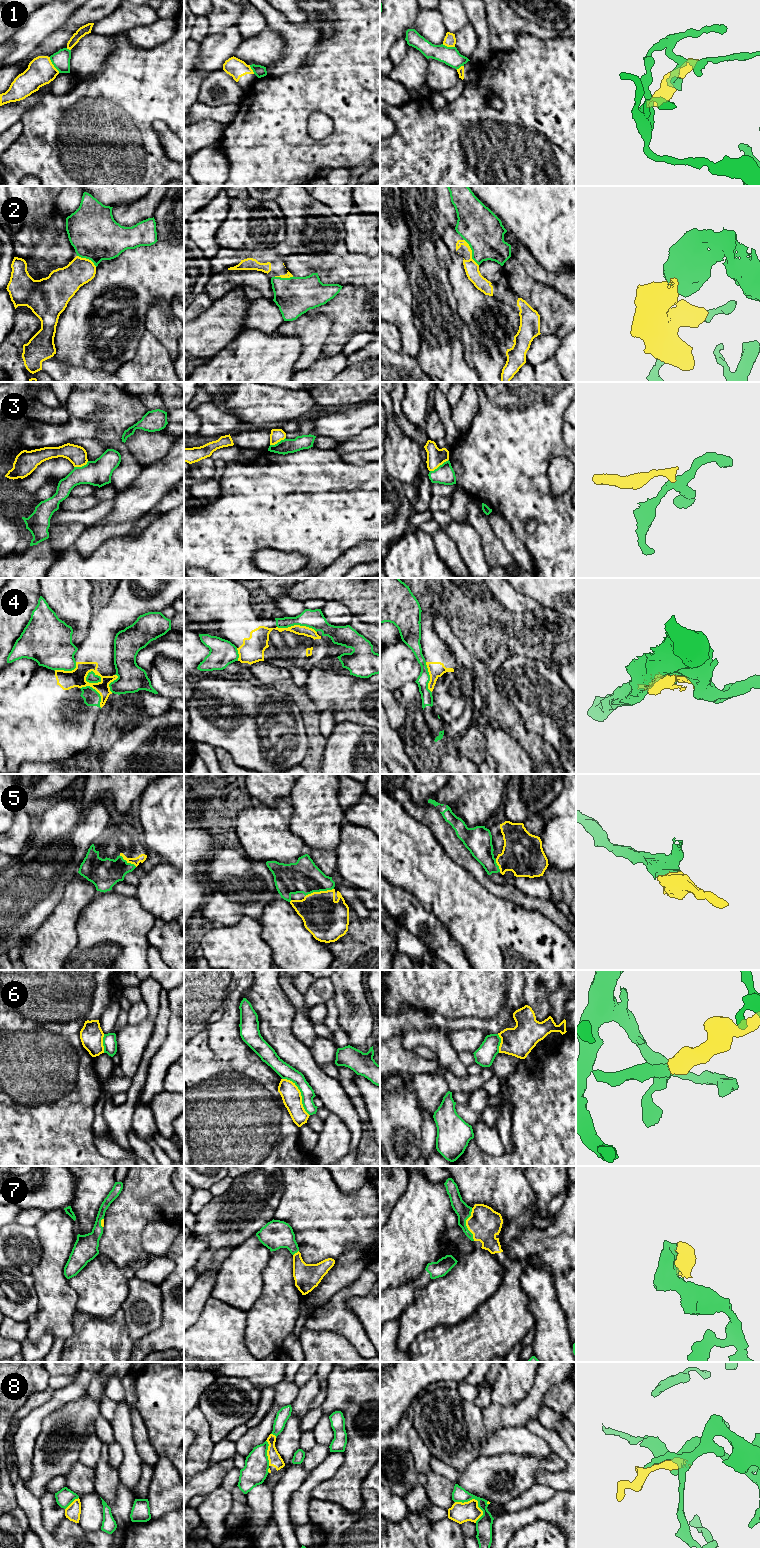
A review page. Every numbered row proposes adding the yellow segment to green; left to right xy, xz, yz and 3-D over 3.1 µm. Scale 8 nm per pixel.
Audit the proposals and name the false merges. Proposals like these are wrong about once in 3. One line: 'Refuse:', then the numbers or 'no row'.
Refuse: 1, 3, 4, 6, 8

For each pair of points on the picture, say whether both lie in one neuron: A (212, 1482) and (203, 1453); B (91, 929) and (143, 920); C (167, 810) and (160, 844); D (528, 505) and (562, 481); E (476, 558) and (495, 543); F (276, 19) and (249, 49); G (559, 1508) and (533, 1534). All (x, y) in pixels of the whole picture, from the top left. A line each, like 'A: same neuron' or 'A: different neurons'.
A: different neurons
B: same neuron
C: same neuron
D: different neurons
E: different neurons
F: different neurons
G: different neurons

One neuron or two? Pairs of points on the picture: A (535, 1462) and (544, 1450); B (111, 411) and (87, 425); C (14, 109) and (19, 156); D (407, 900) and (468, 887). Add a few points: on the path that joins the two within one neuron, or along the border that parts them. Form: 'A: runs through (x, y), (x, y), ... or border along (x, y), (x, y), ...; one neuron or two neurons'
A: border along (552, 1452), (546, 1457), (516, 1454); two neurons
B: border along (101, 407), (103, 416), (93, 438); two neurons
C: border along (36, 104), (28, 108), (19, 120); two neurons
D: border along (396, 887), (411, 892), (419, 903), (433, 915); two neurons

